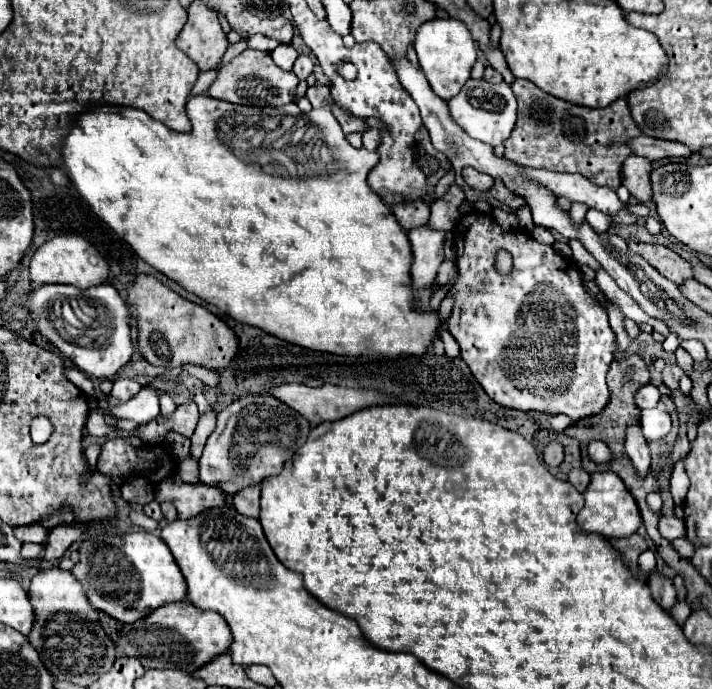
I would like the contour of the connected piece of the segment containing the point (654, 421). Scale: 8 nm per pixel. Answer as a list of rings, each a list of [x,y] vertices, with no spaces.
[[[644,409],[642,417],[640,417],[640,427],[642,427],[642,435],[646,439],[646,443],[654,443],[660,441],[662,437],[668,435],[672,425],[672,419],[666,411],[660,409]]]

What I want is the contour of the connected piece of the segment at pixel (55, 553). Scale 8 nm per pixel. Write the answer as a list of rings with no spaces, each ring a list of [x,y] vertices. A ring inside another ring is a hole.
[[[60,523],[56,527],[50,529],[48,535],[48,543],[46,543],[46,553],[44,553],[44,561],[52,561],[52,559],[60,559],[64,555],[64,551],[80,539],[82,527],[74,527],[68,523]]]

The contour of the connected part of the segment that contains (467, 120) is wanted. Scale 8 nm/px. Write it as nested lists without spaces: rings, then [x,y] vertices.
[[[470,79],[462,87],[462,91],[448,101],[448,107],[450,107],[452,119],[470,137],[474,137],[482,143],[488,143],[492,147],[502,145],[510,137],[514,123],[516,123],[516,97],[508,83],[492,85],[492,83],[486,83],[484,79]]]

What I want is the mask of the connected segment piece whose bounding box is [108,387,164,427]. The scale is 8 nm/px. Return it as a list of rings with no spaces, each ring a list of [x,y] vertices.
[[[142,387],[140,393],[134,395],[130,401],[116,407],[108,407],[108,411],[114,419],[132,419],[140,427],[158,417],[158,401],[162,393],[162,389]]]

